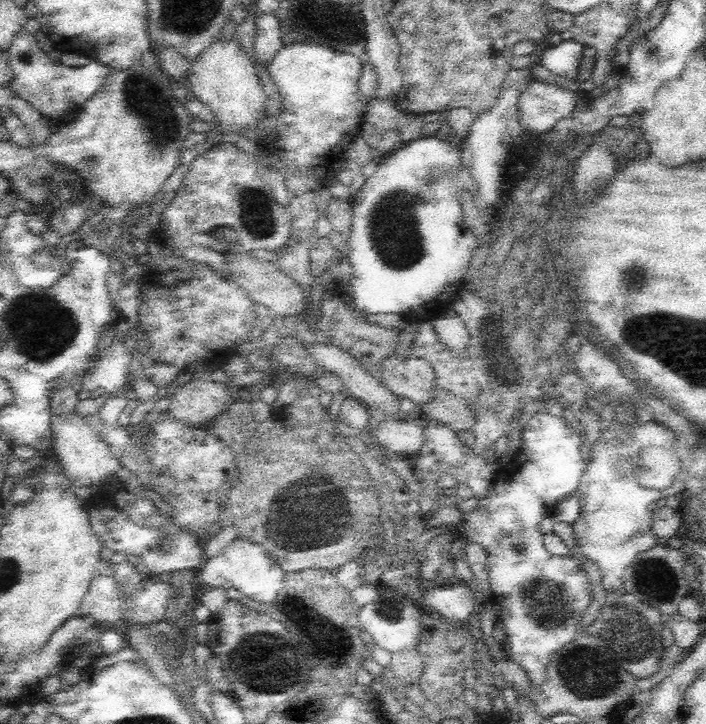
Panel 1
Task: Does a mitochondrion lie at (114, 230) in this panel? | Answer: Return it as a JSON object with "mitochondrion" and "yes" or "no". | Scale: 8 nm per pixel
{"mitochondrion":"yes"}

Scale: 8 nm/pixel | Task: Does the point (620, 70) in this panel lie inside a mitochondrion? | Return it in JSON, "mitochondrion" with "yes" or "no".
{"mitochondrion":"no"}

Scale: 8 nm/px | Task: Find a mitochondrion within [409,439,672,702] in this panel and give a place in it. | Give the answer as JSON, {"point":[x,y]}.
{"point":[632,632]}

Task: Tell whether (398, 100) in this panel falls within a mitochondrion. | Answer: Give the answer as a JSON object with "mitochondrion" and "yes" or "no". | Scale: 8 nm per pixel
{"mitochondrion":"no"}

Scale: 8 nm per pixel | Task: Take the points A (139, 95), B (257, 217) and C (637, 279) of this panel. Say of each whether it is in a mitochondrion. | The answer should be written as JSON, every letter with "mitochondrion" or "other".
{"A":"mitochondrion","B":"mitochondrion","C":"mitochondrion"}

